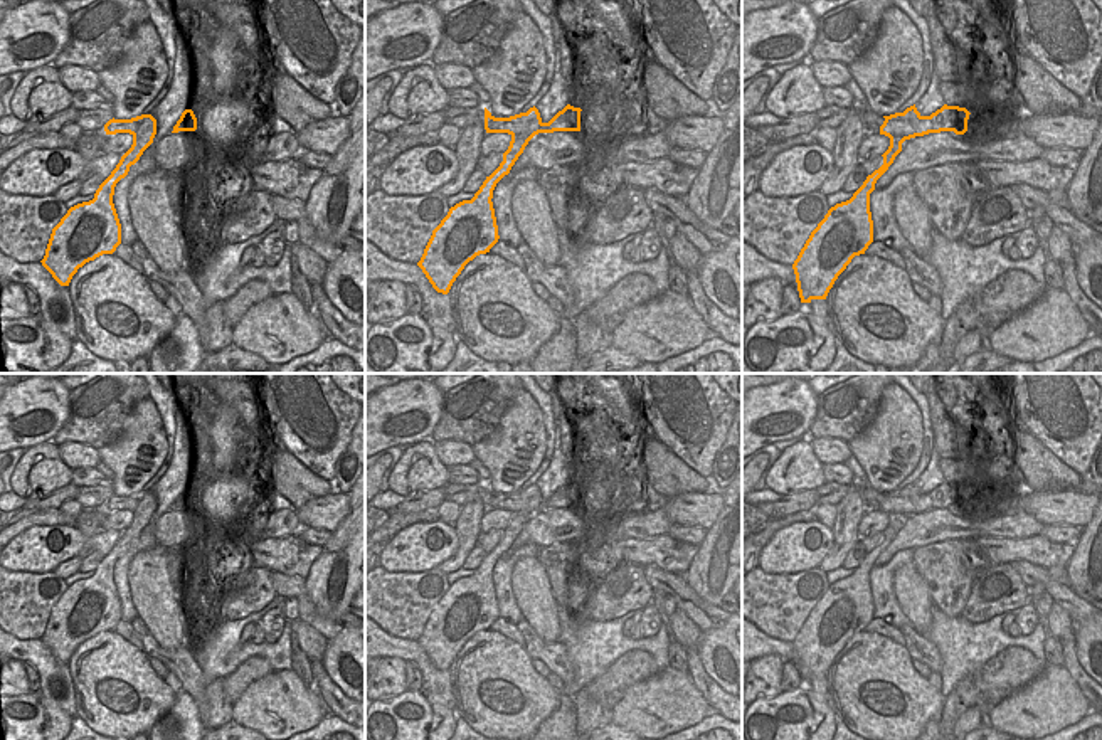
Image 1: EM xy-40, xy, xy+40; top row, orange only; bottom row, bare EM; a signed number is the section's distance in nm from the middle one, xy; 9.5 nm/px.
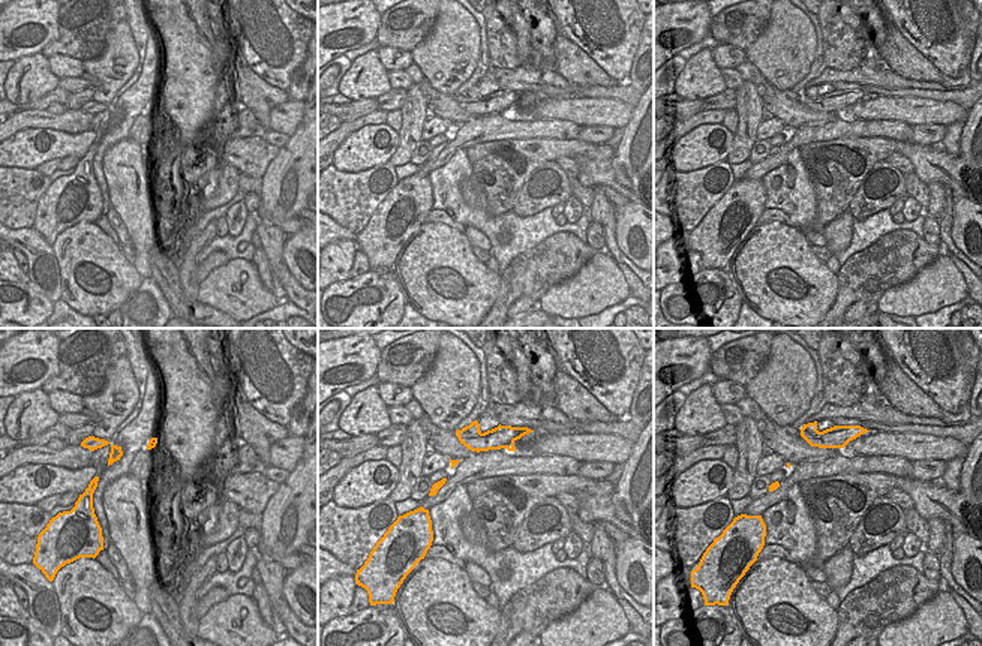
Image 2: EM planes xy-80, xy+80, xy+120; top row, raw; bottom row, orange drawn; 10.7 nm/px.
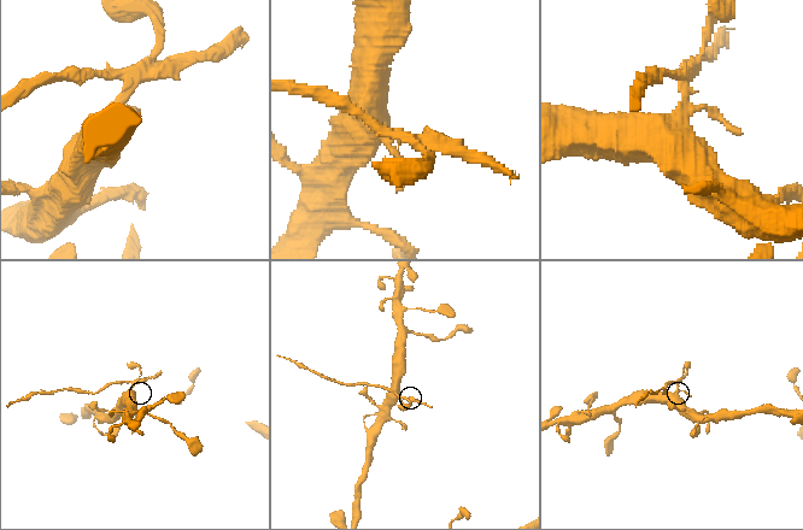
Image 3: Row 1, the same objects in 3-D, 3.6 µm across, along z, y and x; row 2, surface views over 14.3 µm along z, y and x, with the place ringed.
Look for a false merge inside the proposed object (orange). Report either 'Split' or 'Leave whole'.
Split.

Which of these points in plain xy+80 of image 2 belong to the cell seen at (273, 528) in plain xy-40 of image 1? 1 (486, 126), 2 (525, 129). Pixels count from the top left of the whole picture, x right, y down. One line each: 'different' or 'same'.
1: same
2: same

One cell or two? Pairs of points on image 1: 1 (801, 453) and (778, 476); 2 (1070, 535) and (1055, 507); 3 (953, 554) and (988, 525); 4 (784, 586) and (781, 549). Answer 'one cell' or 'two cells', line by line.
1: one cell
2: two cells
3: two cells
4: two cells

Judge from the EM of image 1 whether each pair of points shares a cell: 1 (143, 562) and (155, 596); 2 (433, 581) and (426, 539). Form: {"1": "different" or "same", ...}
{"1": "same", "2": "different"}

